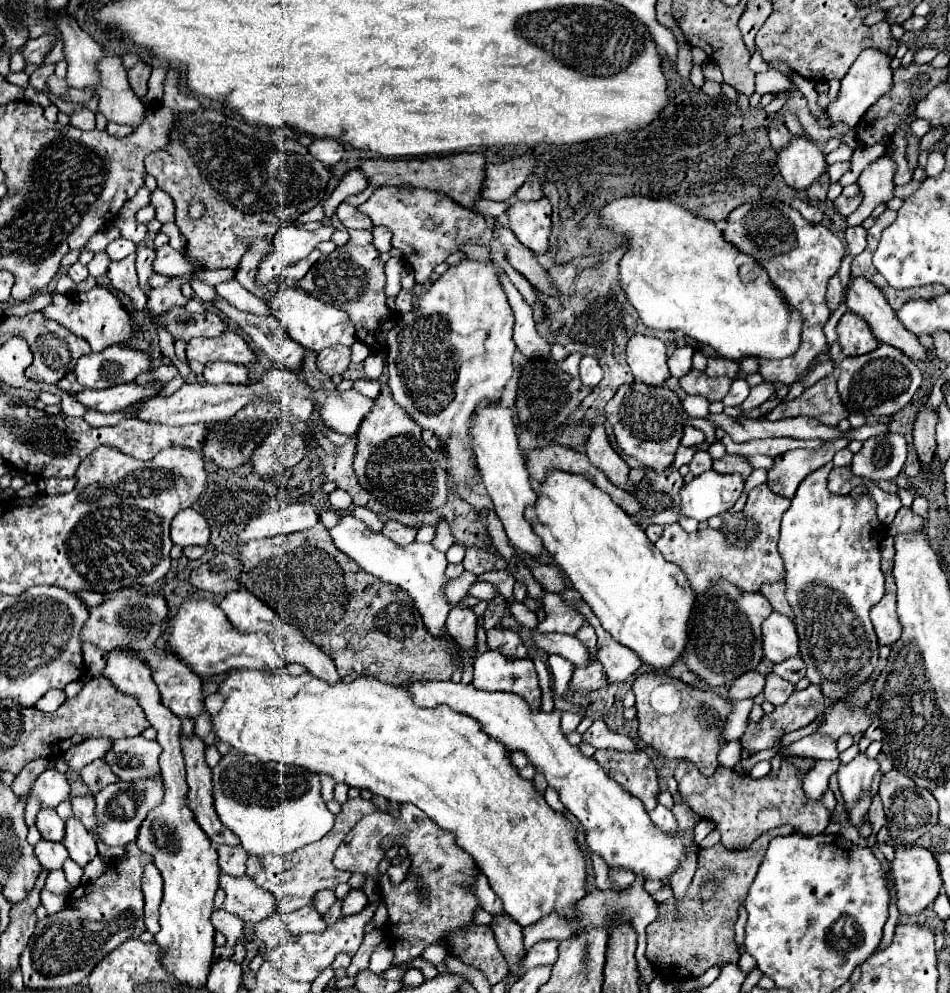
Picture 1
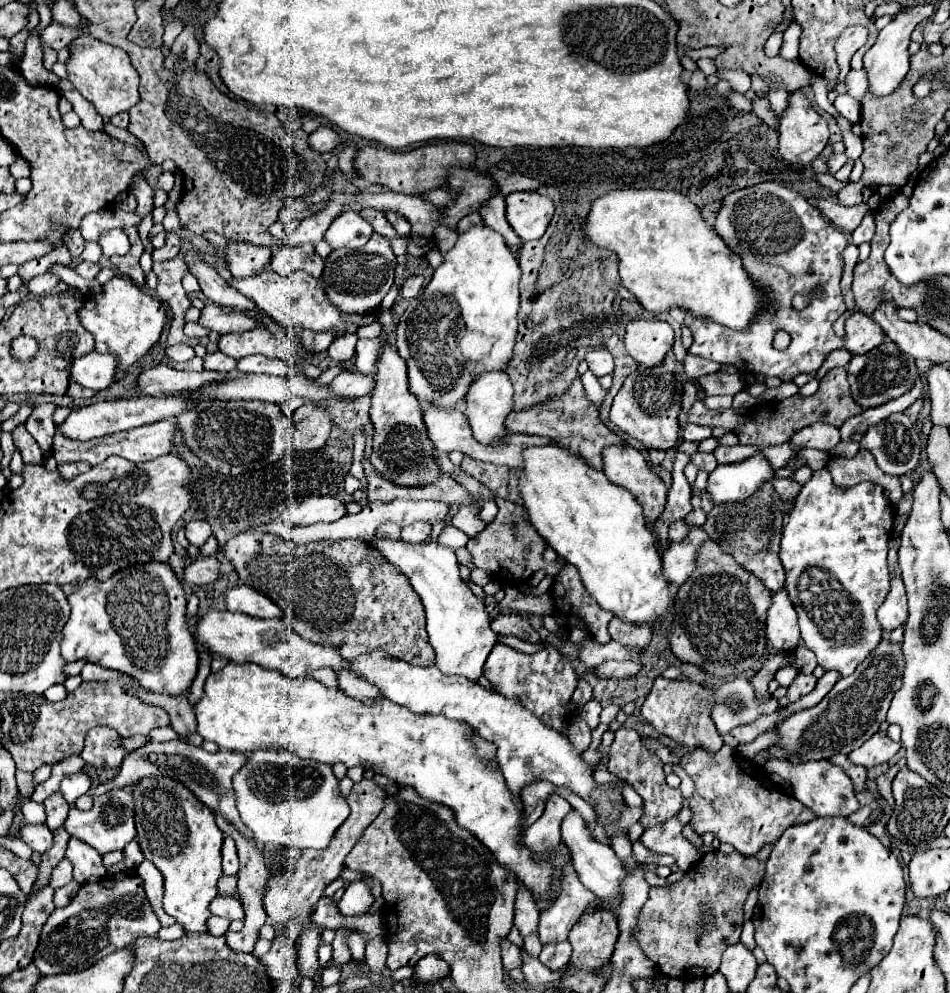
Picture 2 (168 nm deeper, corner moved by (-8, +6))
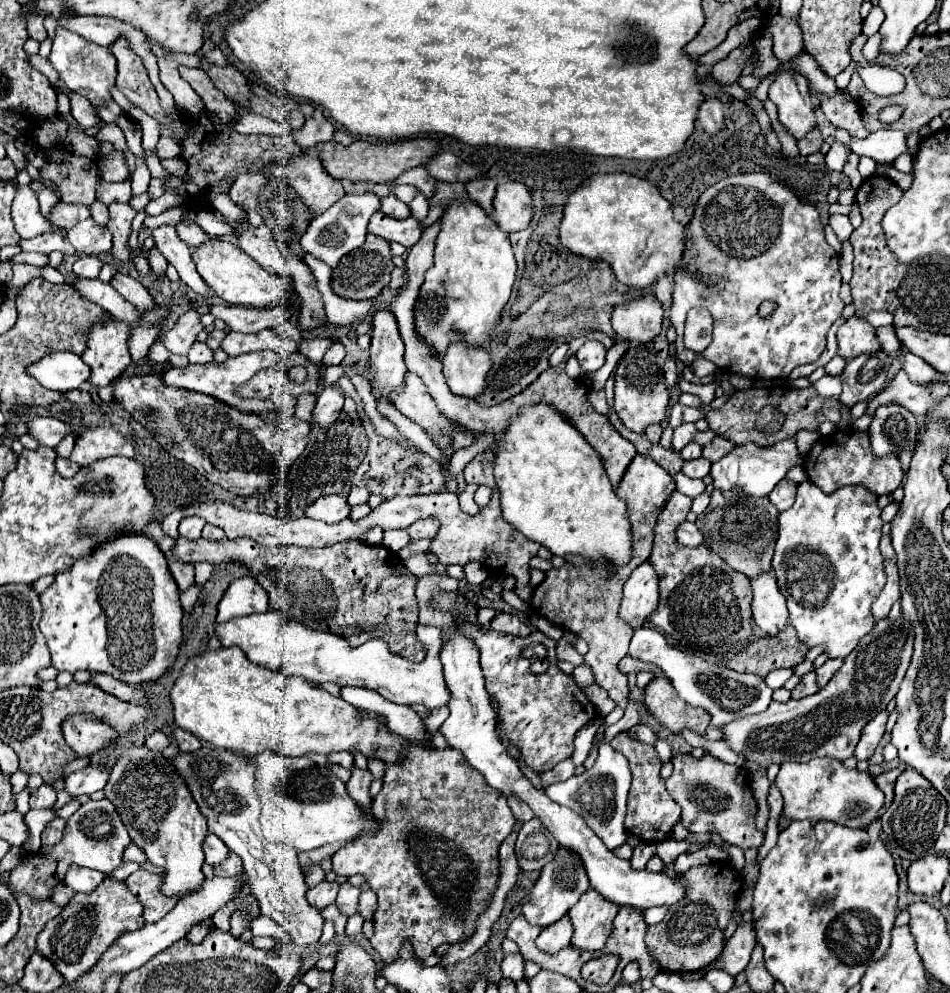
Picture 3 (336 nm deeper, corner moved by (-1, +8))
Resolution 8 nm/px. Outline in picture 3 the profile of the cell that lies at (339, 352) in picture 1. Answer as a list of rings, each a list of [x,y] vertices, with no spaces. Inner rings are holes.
[[[337,340],[337,342],[333,342],[333,346],[325,352],[323,364],[325,364],[325,366],[337,366],[337,364],[341,364],[343,358],[345,358],[345,346]]]

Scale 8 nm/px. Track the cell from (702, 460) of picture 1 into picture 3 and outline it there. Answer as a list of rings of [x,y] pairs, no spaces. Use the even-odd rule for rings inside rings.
[[[701,456],[701,458],[695,458],[695,460],[685,460],[681,472],[689,478],[705,478],[709,474],[709,468],[711,468],[711,462]]]

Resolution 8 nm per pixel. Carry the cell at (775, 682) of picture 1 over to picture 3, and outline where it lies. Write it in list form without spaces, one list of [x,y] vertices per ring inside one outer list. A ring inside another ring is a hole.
[[[807,672],[801,682],[795,686],[795,690],[791,692],[791,698],[805,698],[809,694],[815,694],[819,688],[817,688],[817,682],[815,682],[815,672]]]

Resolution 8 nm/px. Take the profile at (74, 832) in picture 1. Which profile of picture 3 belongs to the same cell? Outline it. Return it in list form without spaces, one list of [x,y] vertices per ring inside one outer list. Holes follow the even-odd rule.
[[[71,864],[63,882],[73,888],[73,892],[91,892],[93,888],[99,886],[99,882],[105,878],[103,872],[91,870],[91,868],[81,868],[77,864]]]

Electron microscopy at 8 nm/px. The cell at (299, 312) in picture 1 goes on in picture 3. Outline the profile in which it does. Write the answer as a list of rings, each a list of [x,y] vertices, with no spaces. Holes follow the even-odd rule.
[[[211,240],[193,250],[193,260],[201,278],[215,290],[215,294],[231,304],[251,306],[251,308],[271,308],[295,298],[293,284],[277,274],[263,270],[251,256],[247,256],[237,244],[227,240]]]

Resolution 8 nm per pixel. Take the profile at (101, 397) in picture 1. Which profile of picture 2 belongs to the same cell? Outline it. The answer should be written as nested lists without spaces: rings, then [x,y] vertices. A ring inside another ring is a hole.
[[[164,364],[144,370],[138,380],[138,392],[144,396],[172,396],[182,390],[200,390],[208,384],[222,382],[228,374],[220,372],[178,372]]]

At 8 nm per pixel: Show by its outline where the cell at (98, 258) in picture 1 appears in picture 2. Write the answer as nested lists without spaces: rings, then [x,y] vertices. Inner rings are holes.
[[[86,242],[84,244],[84,252],[80,254],[80,258],[86,260],[86,262],[100,262],[100,258],[102,258],[100,246],[96,242]]]

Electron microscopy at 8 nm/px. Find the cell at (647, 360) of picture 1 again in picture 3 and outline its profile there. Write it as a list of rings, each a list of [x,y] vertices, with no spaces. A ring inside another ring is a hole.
[[[653,296],[637,298],[617,306],[611,324],[621,340],[631,344],[649,344],[661,332],[663,310],[659,300]]]

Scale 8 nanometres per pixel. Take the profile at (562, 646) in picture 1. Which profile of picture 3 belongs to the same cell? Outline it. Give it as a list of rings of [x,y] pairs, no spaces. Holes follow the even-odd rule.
[[[649,626],[635,630],[627,656],[633,656],[637,660],[659,666],[665,672],[665,676],[673,682],[677,694],[685,702],[689,702],[691,706],[701,706],[711,714],[711,726],[715,726],[715,728],[723,728],[733,720],[739,720],[739,718],[745,718],[751,714],[759,714],[771,702],[773,690],[759,676],[741,674],[741,672],[729,670],[725,666],[705,662],[699,656],[685,654],[679,648],[669,646],[665,636],[657,630],[651,630]]]

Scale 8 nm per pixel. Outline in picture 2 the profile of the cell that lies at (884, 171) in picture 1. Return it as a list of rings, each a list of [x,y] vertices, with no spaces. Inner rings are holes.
[[[812,200],[812,204],[824,214],[824,218],[828,218],[836,228],[840,228],[846,234],[852,234],[858,228],[858,224],[862,222],[862,216],[866,212],[870,212],[870,208],[866,204],[850,206],[850,208],[844,208],[840,204],[834,204],[828,200]]]

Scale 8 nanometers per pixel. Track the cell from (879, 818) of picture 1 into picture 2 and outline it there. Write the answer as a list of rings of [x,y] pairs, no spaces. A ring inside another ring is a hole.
[[[892,766],[888,772],[884,772],[884,774],[880,774],[880,776],[876,778],[878,792],[884,796],[884,800],[888,802],[888,806],[894,804],[894,798],[892,798],[892,780],[894,780],[894,776],[896,776],[898,770],[900,770],[898,766]]]

